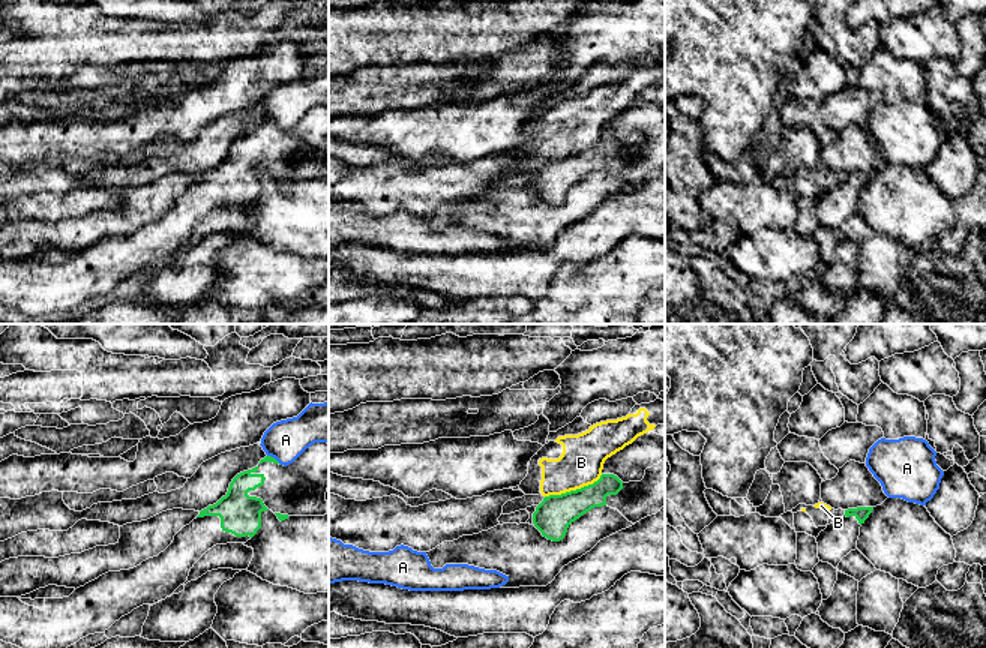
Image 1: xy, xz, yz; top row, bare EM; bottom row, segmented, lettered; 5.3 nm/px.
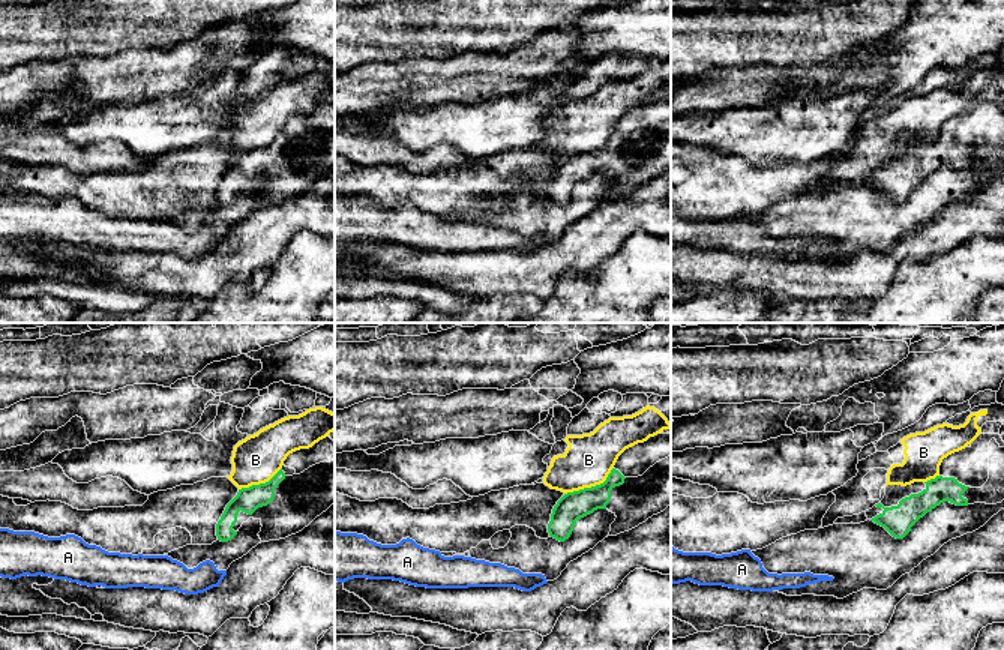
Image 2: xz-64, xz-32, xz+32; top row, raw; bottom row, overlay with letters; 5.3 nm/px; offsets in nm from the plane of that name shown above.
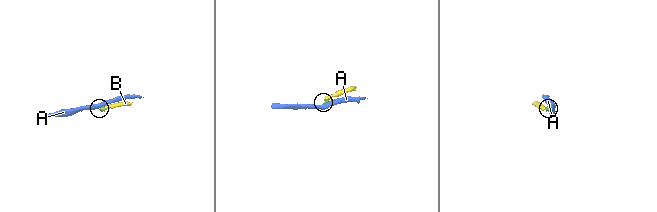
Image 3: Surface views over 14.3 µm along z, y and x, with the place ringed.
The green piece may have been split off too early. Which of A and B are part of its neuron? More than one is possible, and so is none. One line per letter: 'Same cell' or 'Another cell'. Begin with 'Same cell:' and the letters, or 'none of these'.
Same cell: none of these
A: Another cell
B: Another cell

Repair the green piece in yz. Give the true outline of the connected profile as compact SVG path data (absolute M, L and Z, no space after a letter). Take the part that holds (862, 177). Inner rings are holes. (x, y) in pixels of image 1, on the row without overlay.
M857 171L845 174L840 183L827 189L816 201L818 222L837 232L843 220L857 213L860 190L872 177L873 171Z

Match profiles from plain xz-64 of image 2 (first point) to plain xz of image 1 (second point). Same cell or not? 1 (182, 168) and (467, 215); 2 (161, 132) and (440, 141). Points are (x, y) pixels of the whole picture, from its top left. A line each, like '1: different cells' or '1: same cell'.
1: different cells
2: same cell

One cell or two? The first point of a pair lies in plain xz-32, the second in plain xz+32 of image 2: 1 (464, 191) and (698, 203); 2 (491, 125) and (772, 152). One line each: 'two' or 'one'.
1: one
2: one

